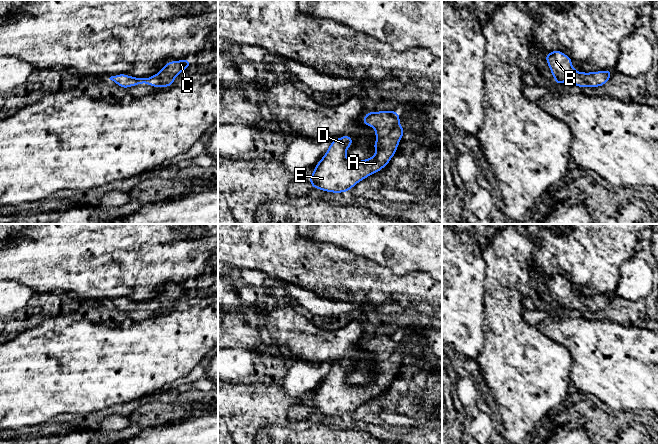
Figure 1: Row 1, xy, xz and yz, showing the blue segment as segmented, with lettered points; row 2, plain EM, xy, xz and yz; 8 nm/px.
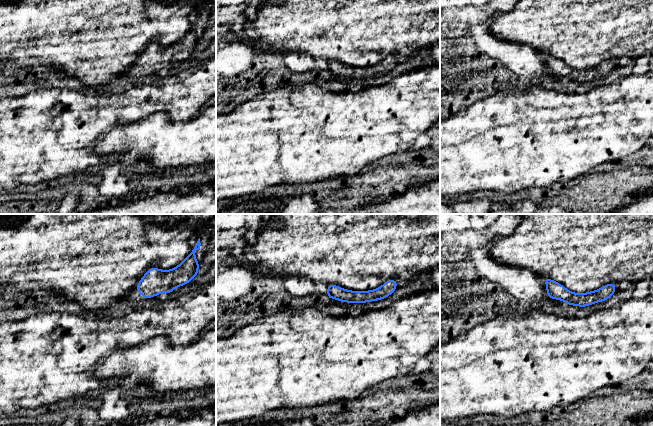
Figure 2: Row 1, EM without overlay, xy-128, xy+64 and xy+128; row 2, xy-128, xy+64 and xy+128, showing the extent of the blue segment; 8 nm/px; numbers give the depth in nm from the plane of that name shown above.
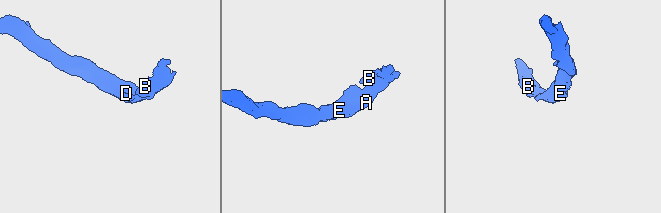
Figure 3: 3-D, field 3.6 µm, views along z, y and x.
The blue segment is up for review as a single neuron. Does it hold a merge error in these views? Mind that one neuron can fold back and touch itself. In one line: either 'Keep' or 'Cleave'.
Keep

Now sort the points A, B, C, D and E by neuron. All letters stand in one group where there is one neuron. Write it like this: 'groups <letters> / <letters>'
groups A B C D E

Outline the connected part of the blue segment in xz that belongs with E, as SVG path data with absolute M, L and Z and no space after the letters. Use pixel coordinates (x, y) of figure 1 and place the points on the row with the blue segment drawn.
M367 112L362 122L375 129L375 155L362 161L350 160L346 152L353 139L344 135L333 140L310 176L309 183L314 189L332 193L347 192L389 164L405 130L400 125L399 112Z

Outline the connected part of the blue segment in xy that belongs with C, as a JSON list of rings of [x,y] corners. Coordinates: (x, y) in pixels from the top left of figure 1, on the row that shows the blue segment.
[[[188,59],[170,61],[156,75],[149,78],[137,78],[126,74],[118,74],[111,76],[109,79],[124,89],[144,83],[147,83],[151,87],[166,88],[174,84],[175,77],[186,70],[190,66],[190,63],[191,61]]]

